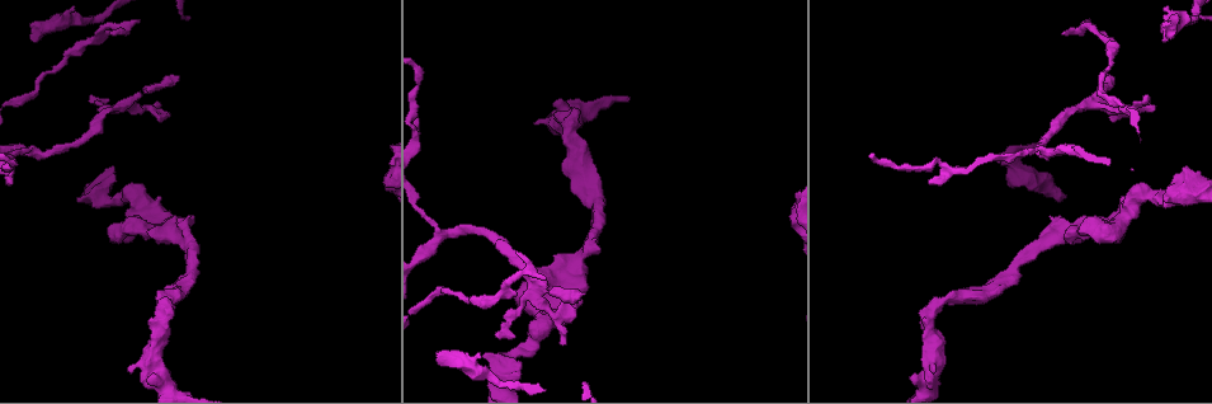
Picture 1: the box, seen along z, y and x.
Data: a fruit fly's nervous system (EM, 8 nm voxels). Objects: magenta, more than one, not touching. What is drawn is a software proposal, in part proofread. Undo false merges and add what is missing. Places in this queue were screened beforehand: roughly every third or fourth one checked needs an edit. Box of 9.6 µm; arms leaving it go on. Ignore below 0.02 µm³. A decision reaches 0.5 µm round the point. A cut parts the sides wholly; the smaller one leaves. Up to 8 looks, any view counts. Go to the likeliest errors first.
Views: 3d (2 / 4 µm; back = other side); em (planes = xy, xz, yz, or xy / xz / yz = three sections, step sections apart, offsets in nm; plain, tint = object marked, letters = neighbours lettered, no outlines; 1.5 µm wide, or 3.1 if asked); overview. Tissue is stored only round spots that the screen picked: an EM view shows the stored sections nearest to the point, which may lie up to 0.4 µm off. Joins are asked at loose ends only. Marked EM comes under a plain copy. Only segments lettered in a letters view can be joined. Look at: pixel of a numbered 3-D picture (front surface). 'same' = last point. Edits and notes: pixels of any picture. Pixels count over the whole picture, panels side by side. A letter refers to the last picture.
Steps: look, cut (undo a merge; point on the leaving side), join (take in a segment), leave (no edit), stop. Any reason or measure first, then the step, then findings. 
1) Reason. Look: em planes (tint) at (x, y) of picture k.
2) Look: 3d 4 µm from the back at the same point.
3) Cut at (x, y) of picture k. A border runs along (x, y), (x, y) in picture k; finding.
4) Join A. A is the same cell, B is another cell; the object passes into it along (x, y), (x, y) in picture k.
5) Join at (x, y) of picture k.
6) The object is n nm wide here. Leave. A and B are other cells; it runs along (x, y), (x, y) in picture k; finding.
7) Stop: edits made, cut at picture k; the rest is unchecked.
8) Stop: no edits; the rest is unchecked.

Branch stops here. Look: 3d 2 µm at (156, 107) of picture 1.

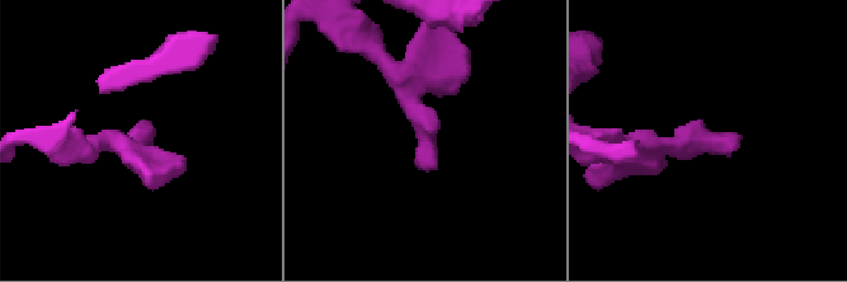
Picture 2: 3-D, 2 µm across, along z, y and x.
Need the tissue. Look: em planes (letters) at (422, 165) of picture 2.

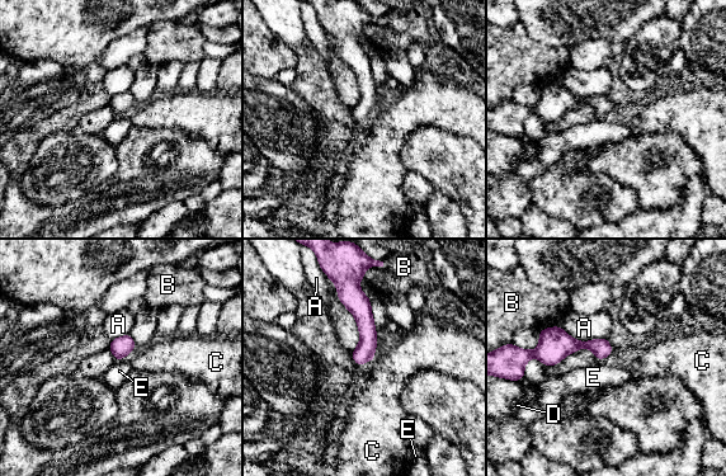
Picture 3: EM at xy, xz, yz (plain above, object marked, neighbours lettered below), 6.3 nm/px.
The object is 120 nm wide here. Leave. A, B, C, D and E are other cells; it runs along (354, 284), (366, 324), (361, 361) in picture 3; none of them fits.

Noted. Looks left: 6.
Tapers out. Look: em xy step 8 (letters) at (1087, 19) of picture 1.

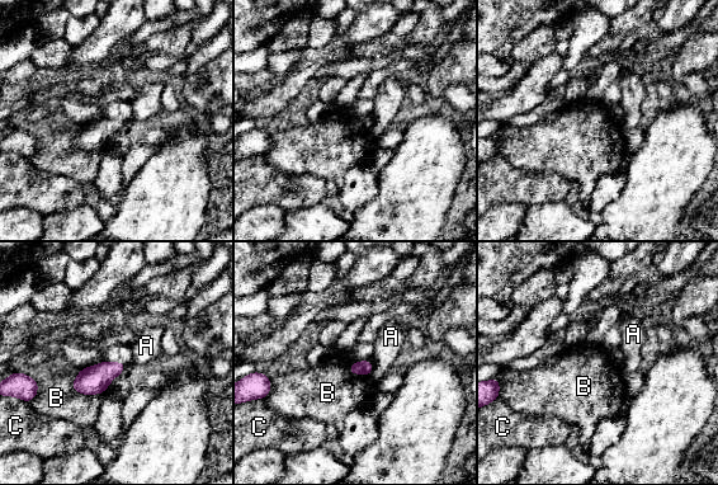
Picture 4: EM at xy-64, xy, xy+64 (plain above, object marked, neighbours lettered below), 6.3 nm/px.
Leave. A, B and C are other cells; a border runs along (71, 384), (80, 392), (102, 392) in picture 4; none of them fits.

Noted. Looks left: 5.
Stops while still wide. Look: 3d 2 µm at (519, 374) of picture 1.

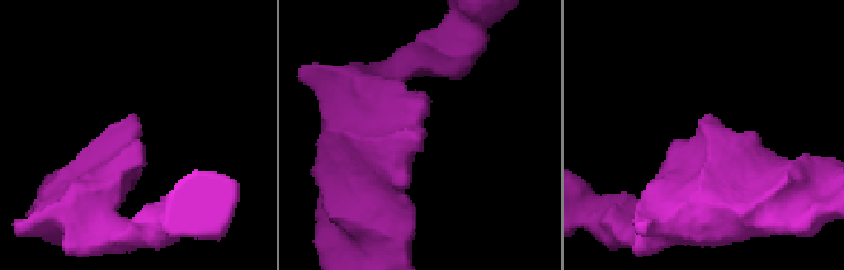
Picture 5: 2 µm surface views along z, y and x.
Now the EM. Look: em xy step 4 (letters) at (700, 123) of picture 5.

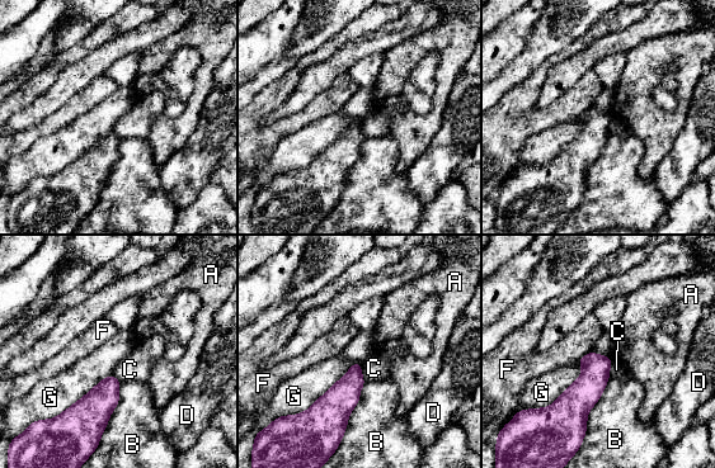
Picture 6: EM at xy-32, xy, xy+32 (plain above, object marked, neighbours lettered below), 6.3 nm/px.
Look: em planes (letters) at the same point.

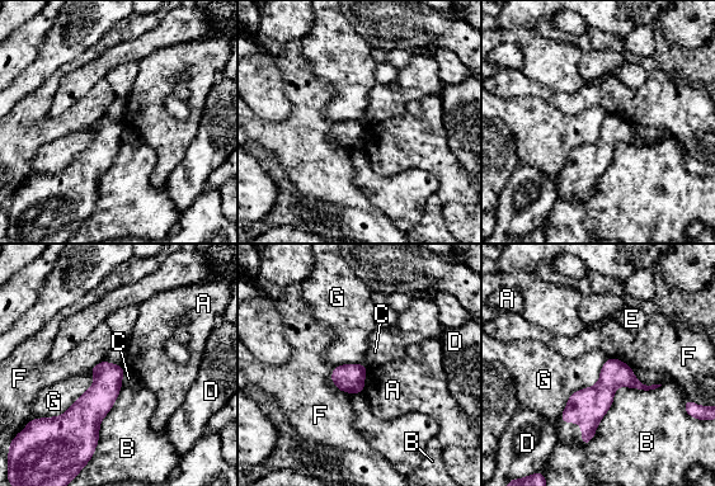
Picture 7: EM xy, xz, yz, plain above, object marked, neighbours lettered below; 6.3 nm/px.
Leave. A, B, C, D, E, F and G are other cells; a border runs along (94, 374), (62, 414), (33, 419) in picture 7; no lettered segment goes on from it.

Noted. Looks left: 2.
Stop: no edits; the rest is unchecked.

